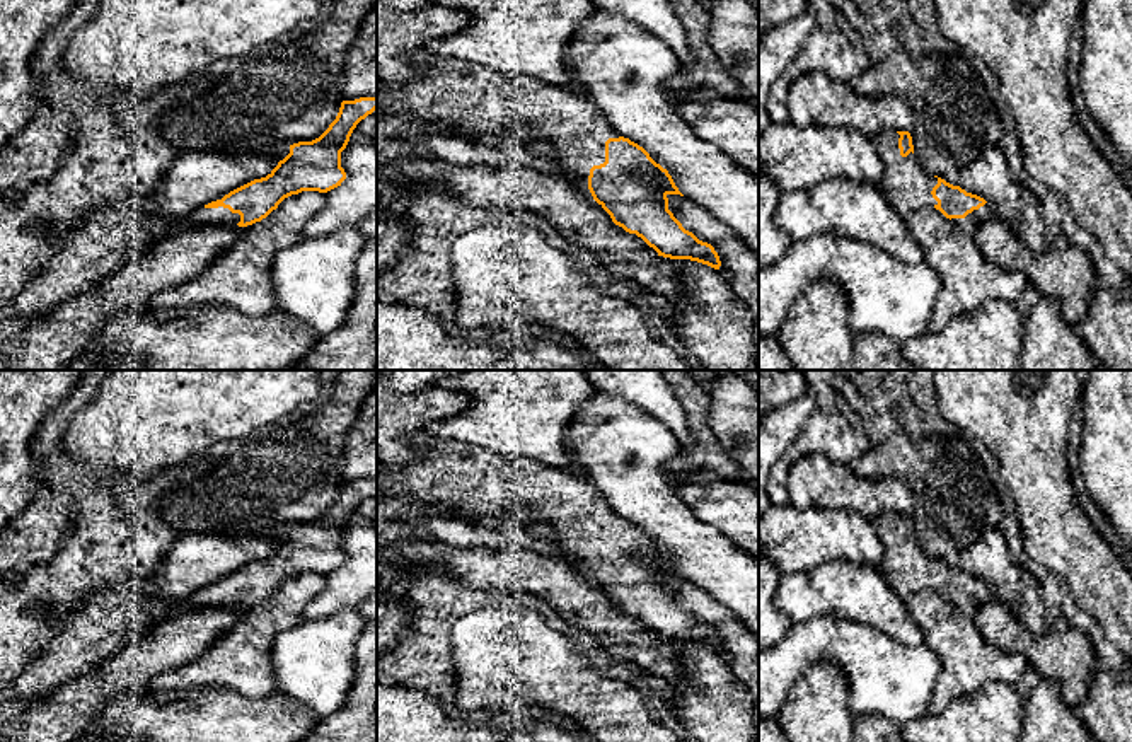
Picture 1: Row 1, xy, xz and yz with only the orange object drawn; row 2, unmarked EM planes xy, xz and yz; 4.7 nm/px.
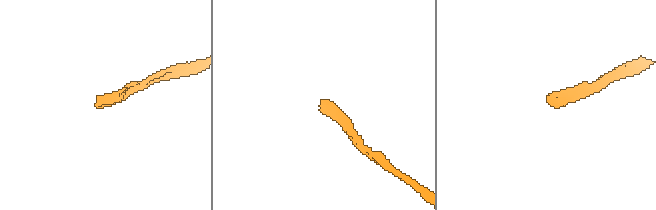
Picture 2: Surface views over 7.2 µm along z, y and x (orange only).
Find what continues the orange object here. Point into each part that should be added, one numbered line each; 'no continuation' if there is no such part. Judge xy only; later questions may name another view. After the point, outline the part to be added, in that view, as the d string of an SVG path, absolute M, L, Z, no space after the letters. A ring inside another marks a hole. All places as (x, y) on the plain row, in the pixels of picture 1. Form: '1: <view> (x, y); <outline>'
1: xy (200, 599); M218 588L218 590L196 590L186 604L179 606L177 612L188 611L188 609L205 609L205 607L237 607L240 604L239 595L232 595L228 590Z

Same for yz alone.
1: yz (977, 599); M985 585L979 592L973 592L965 600L951 600L950 604L967 614L975 614L984 604L994 599L992 588Z

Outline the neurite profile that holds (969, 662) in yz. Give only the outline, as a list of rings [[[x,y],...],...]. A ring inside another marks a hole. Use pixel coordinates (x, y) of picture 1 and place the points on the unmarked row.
[[[934,588],[905,599],[910,617],[924,633],[924,645],[941,660],[929,715],[941,713],[951,701],[975,694],[989,682],[1016,684],[1028,662],[989,645],[973,624],[973,616],[950,604]]]

